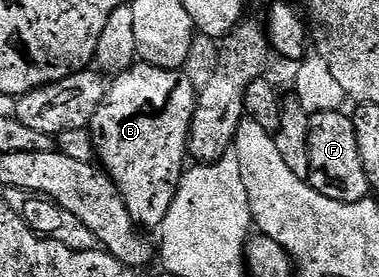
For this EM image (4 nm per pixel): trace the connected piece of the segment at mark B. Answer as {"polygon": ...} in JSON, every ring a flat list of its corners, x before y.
{"polygon":[[142,61,136,62,134,67,110,80,105,101,91,118,89,130,91,140,95,142,98,162,117,185,125,201,125,209,129,209,129,217,133,217,135,224,143,229,157,229,163,224,169,205,173,205,175,188,185,170,183,159,188,156,187,134,195,112,197,87,191,84,189,76,183,74,182,70,170,71]]}

